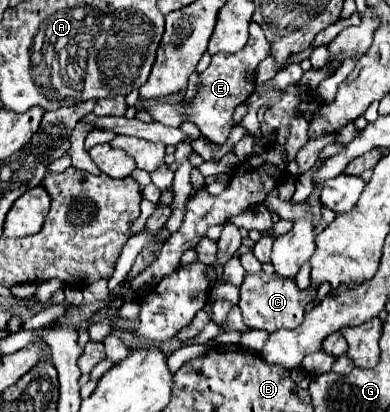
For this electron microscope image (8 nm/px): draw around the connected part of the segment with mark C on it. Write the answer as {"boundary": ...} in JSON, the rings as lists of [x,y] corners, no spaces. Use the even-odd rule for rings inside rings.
{"boundary":[[[264,272],[258,274],[246,274],[242,286],[240,286],[240,310],[244,316],[244,324],[248,328],[274,332],[280,328],[298,328],[304,318],[306,304],[316,298],[316,290],[310,286],[306,290],[298,290],[294,280],[280,280],[276,274],[266,276]]]}

